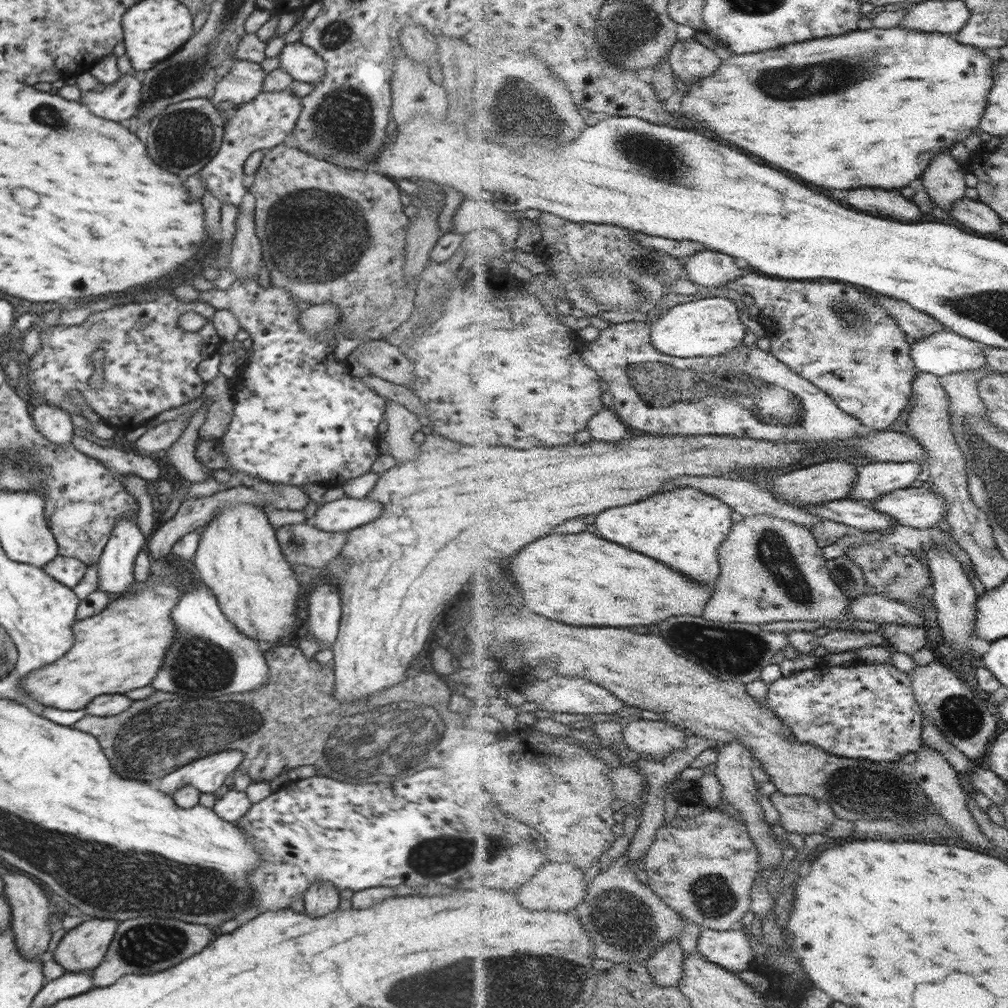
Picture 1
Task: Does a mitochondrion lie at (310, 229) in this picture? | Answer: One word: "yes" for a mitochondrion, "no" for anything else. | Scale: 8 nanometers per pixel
yes

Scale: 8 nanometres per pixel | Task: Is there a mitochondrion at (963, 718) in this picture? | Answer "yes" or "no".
yes

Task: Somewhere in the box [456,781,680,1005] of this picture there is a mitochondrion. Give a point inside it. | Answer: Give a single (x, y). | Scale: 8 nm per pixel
(625, 923)

